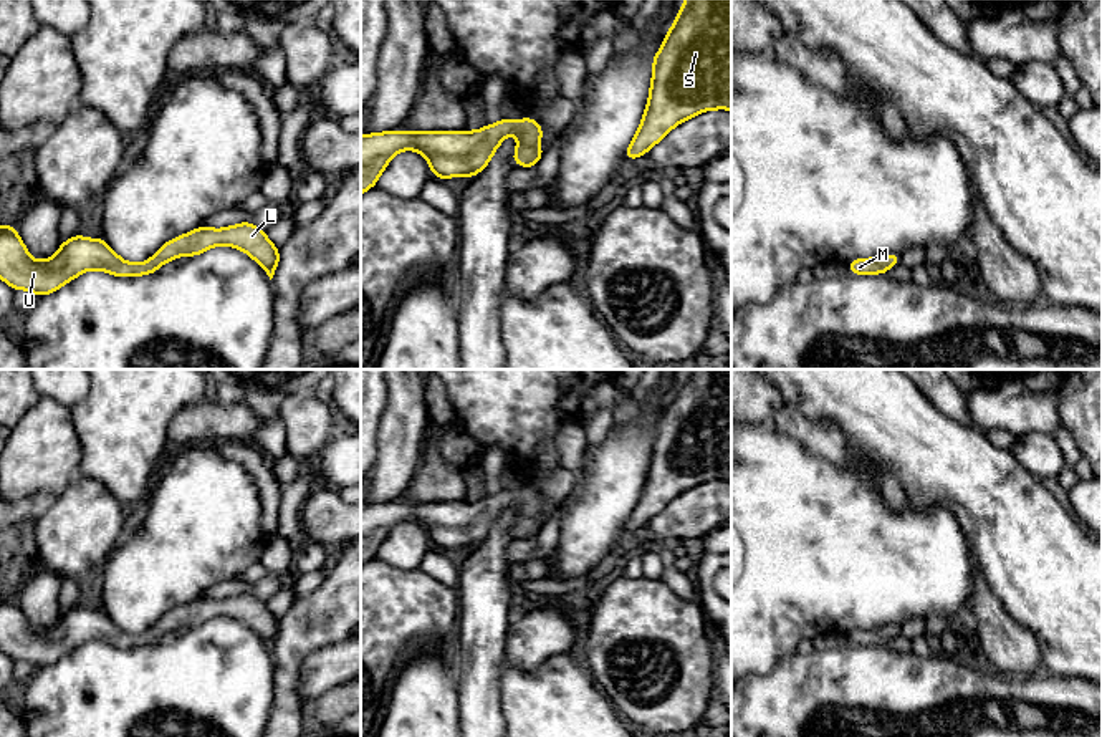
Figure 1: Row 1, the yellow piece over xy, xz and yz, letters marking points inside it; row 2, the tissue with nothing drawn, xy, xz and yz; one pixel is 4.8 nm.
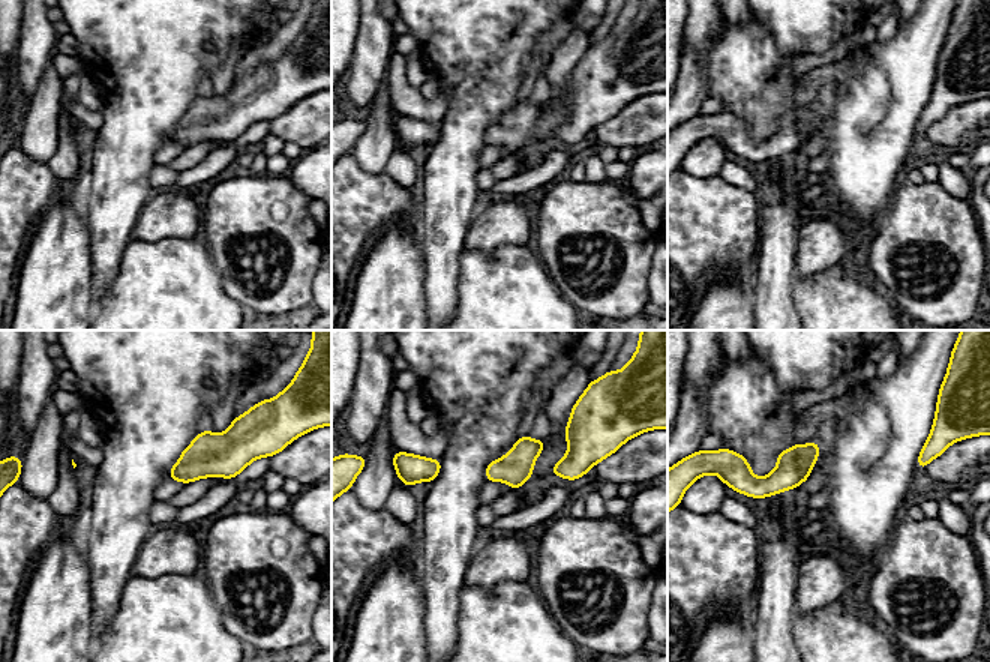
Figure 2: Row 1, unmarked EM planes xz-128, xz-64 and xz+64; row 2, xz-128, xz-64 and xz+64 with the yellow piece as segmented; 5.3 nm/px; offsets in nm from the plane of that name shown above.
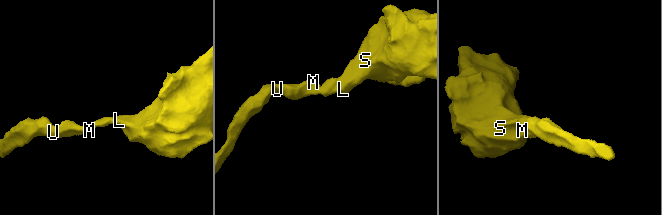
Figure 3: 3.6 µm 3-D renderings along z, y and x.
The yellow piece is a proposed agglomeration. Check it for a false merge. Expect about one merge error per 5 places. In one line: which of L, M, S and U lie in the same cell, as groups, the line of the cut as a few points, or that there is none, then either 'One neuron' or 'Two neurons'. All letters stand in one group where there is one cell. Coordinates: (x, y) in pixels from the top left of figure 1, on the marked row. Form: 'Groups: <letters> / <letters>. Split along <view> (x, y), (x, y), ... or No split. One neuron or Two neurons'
Groups: L M S U. No split. One neuron

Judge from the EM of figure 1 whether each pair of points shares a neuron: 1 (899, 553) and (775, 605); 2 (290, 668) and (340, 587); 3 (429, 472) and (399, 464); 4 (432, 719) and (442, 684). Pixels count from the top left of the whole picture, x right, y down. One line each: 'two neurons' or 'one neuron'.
1: one neuron
2: one neuron
3: two neurons
4: one neuron

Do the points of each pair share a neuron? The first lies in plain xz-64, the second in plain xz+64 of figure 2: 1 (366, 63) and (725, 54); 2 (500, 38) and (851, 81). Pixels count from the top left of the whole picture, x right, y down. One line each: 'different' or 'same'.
1: different
2: different

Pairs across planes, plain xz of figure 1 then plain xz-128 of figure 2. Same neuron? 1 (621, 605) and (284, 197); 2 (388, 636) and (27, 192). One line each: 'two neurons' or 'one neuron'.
1: one neuron
2: one neuron

